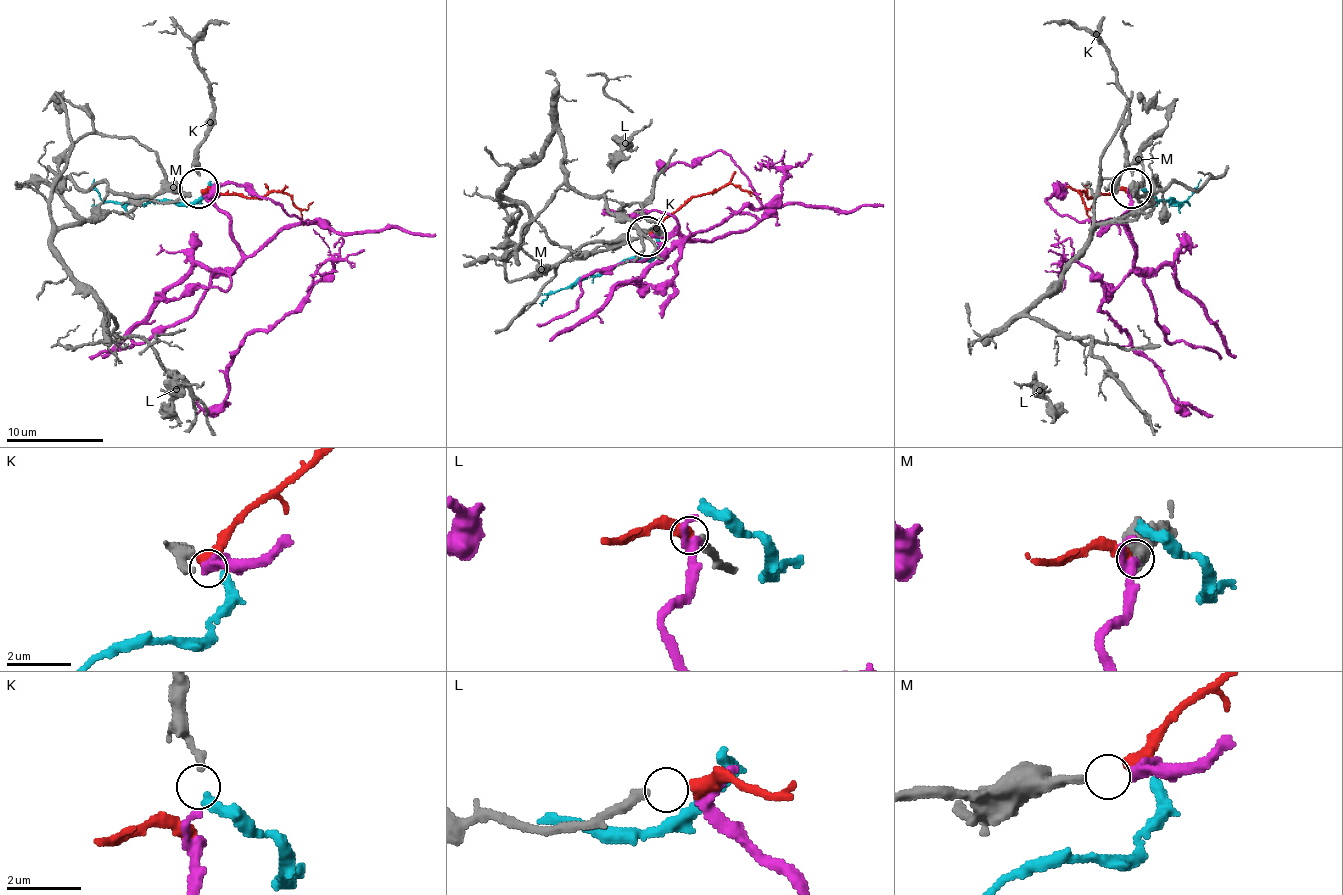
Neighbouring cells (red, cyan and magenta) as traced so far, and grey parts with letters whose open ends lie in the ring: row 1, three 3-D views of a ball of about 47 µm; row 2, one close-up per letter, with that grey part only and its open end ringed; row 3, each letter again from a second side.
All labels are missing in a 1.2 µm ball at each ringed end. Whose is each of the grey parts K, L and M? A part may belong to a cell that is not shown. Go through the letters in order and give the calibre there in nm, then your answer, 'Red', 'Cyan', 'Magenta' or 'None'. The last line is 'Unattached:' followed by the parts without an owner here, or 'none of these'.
K: Thickness 200 nm. Cyan
L: Thickness 240 nm. Red
M: Thickness 280 nm. Magenta
Unattached: none of these

